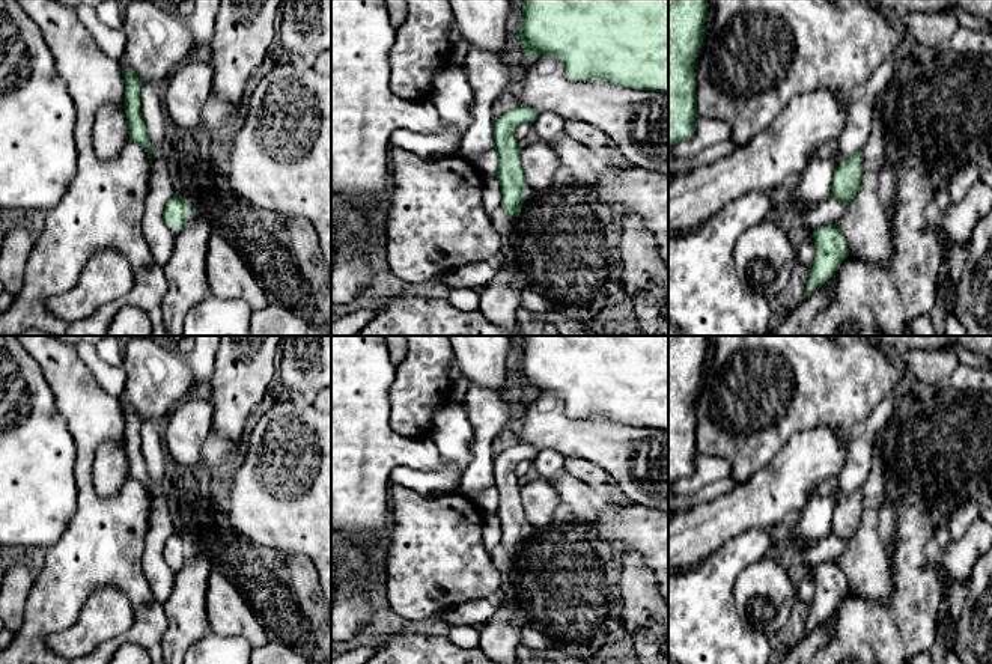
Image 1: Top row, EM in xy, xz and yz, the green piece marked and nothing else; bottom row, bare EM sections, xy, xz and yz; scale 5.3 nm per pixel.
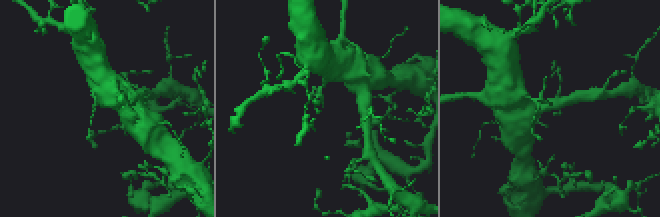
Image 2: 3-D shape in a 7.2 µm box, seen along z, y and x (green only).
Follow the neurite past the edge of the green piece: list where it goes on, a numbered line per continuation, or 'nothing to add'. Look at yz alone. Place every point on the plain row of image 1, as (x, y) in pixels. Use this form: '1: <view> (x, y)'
nothing to add

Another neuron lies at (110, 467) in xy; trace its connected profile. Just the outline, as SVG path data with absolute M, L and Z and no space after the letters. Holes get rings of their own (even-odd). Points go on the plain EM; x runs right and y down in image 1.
M125 440L107 441L95 453L93 480L99 497L114 495L129 477Z

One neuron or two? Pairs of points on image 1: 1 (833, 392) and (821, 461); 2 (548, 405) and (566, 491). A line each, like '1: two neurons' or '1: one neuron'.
1: two neurons
2: two neurons

